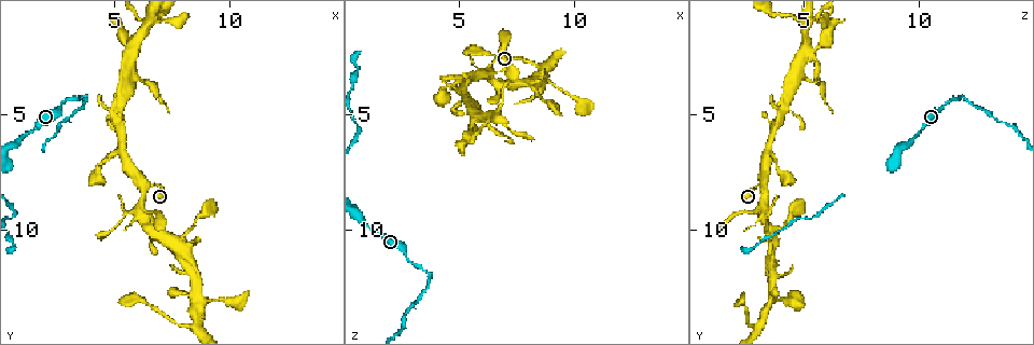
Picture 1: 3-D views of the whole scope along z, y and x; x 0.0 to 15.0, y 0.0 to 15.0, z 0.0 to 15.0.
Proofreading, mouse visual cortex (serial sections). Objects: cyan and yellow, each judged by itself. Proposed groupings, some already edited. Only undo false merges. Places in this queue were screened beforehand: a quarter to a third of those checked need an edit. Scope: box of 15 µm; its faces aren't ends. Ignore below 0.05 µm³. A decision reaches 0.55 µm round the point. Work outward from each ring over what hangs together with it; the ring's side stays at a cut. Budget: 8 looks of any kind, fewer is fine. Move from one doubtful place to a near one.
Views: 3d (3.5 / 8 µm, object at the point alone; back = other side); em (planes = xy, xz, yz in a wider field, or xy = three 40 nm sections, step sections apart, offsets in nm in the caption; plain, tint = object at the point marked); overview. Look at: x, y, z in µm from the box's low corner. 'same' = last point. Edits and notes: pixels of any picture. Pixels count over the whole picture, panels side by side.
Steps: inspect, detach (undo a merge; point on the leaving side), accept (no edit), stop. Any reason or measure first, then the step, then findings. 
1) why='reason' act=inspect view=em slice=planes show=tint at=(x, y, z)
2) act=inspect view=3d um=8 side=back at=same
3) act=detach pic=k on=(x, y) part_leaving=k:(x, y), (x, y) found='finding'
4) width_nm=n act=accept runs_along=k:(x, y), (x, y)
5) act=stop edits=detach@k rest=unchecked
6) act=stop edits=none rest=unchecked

why='abrupt turn' act=inspect view=3d um=3.5 at=(3.6, 4.1, 12.0)

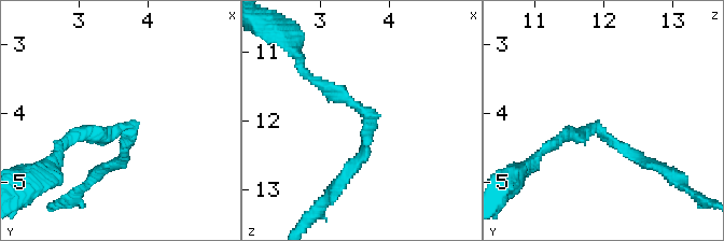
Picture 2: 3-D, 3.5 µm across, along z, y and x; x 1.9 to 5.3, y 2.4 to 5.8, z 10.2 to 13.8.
arm_widths_nm=200,200 act=inspect view=em slice=planes show=tint at=(3.65, 4.25, 11.90)

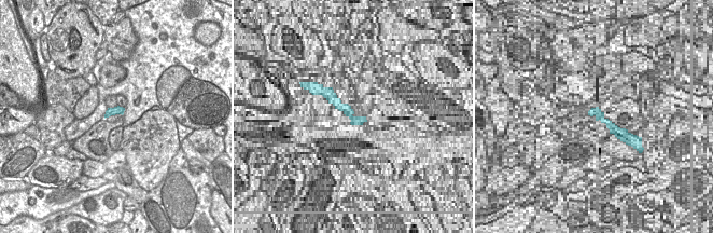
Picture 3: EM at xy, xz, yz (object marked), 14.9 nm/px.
act=detach pic=2 on=(356, 160) found='two cells meet here'

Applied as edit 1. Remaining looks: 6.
act=inspect view=overview

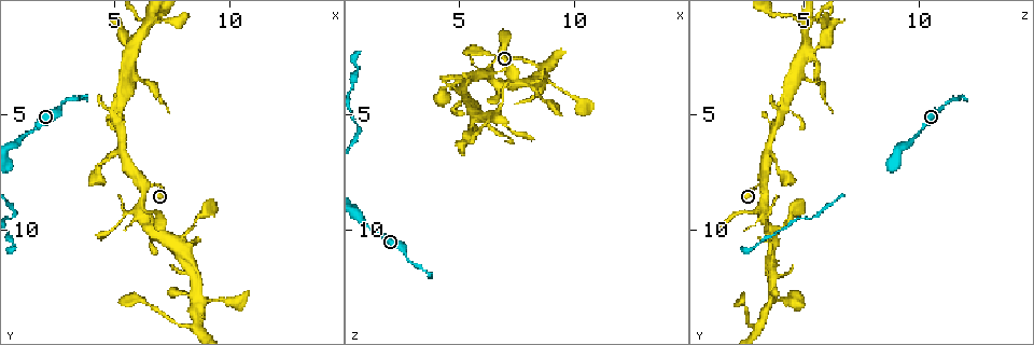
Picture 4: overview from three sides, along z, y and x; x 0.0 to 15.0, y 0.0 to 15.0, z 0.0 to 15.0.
why='thick turns thin' act=inspect view=3d um=3.5 at=(5.5, 9.5, 3.4)

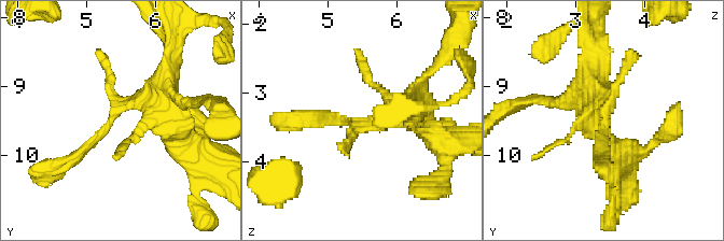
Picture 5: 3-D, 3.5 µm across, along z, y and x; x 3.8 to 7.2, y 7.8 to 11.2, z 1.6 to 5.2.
act=inspect view=em slice=xy step=5 show=tint at=(5.35, 9.40, 3.45)

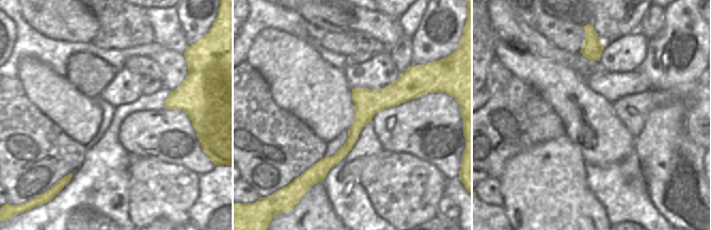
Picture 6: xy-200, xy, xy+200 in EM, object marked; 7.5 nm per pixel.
width_nm=200 act=accept runs_along=6:(408, 72), (347, 147), (311, 171) found='all the same cell'

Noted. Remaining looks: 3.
why='a fork' act=inspect view=3d um=3.5 at=(5.5, 3.6, 4.6)

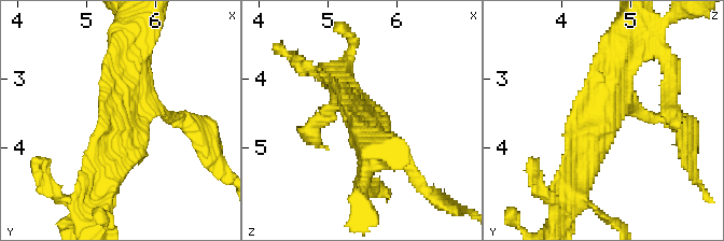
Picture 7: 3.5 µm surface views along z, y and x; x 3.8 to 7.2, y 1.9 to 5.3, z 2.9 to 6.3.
act=inspect view=em slice=xy step=1 show=tint at=(5.50, 3.55, 4.60)

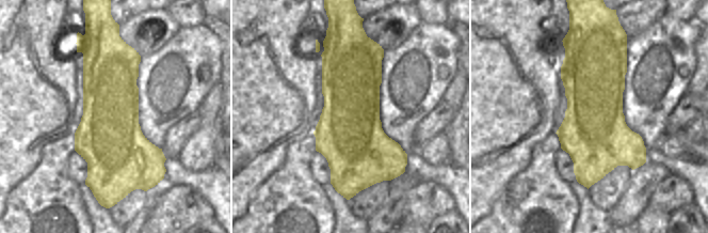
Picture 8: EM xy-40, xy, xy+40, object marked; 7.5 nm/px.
act=inspect view=em slice=planes show=tint at=same

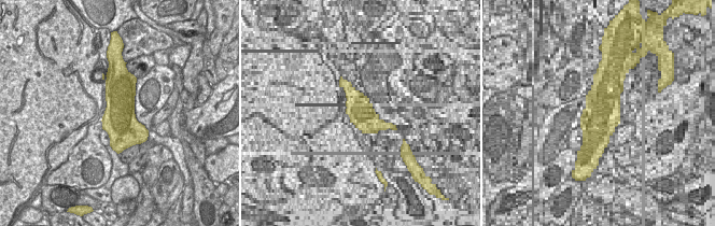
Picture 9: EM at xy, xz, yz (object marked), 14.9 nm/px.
act=accept runs_along=7:(580, 181), (626, 48) found='one cell here'

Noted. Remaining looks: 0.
act=stop edits=detach@2 rest=unchecked

